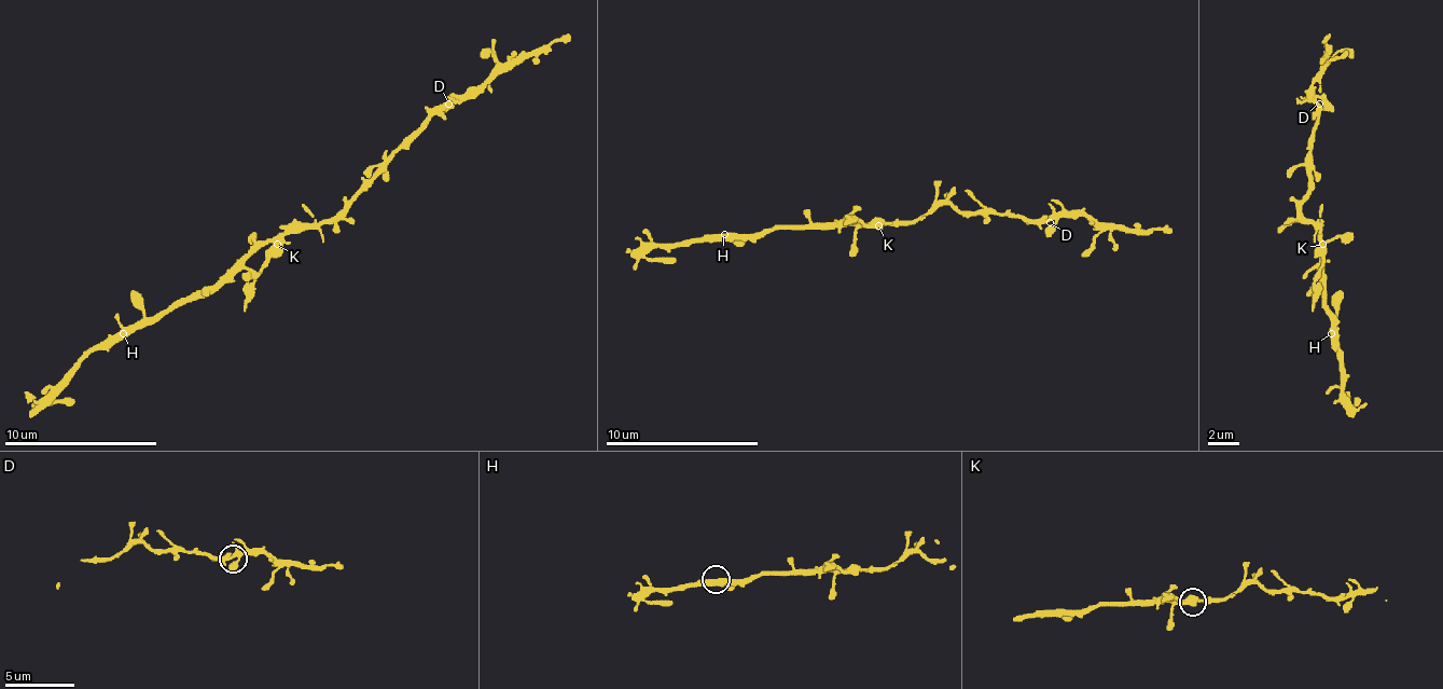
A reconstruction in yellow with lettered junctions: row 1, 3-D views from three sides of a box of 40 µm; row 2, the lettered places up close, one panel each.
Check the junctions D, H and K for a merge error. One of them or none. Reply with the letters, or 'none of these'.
K

